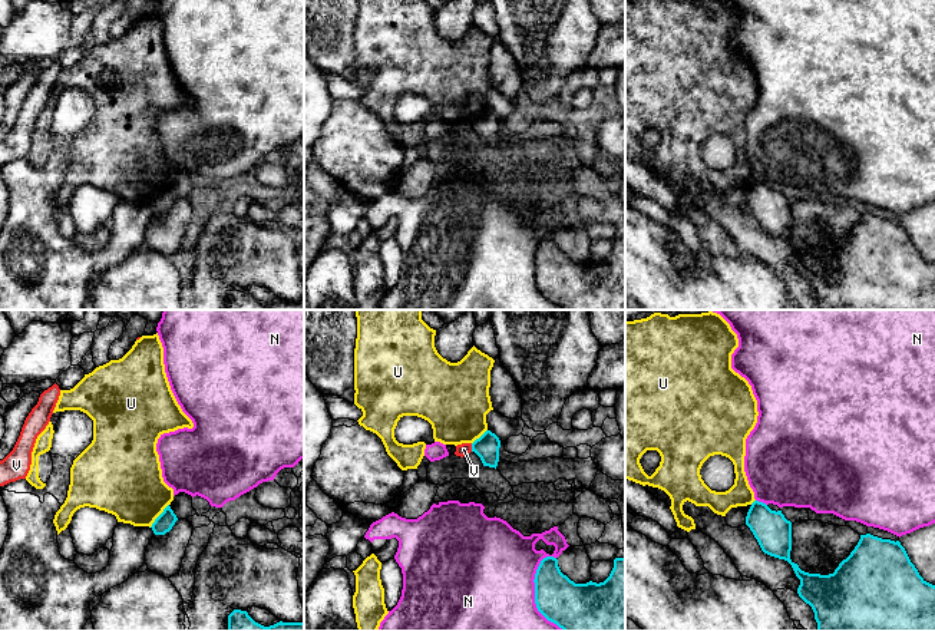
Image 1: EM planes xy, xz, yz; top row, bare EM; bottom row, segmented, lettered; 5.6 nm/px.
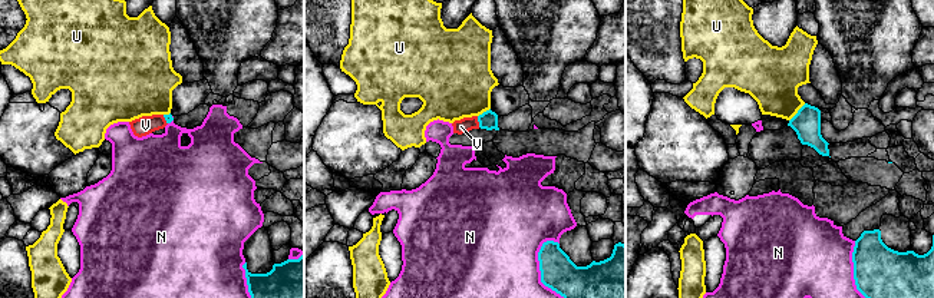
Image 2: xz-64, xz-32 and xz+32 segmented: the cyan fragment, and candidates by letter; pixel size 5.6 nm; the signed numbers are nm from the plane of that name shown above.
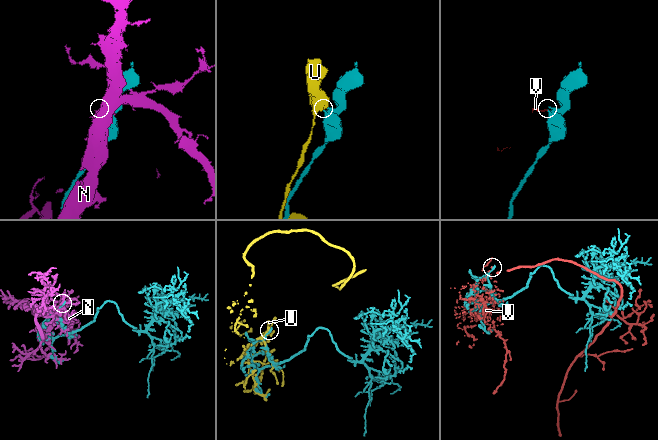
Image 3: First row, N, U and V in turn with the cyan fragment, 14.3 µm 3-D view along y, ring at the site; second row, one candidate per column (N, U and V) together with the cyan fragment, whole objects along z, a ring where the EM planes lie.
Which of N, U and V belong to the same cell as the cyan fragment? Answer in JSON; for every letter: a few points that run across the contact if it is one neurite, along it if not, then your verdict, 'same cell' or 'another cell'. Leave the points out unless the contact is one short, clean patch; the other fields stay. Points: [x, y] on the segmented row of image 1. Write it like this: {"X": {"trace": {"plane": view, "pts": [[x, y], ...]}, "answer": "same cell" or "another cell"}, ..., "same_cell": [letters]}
{"N": {"answer": "another cell"}, "U": {"trace": {"plane": "xy", "pts": [[168, 504], [149, 527]]}, "answer": "another cell"}, "V": {"trace": {"plane": "xz", "pts": [[471, 443], [472, 451]]}, "answer": "another cell"}, "same_cell": []}

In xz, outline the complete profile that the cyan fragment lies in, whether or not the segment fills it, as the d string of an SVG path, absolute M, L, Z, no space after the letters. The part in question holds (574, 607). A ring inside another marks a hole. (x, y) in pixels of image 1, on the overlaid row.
M546 556L533 582L538 611L564 631L625 631L625 556L614 559L609 577L599 584L575 584L561 572L556 558Z

